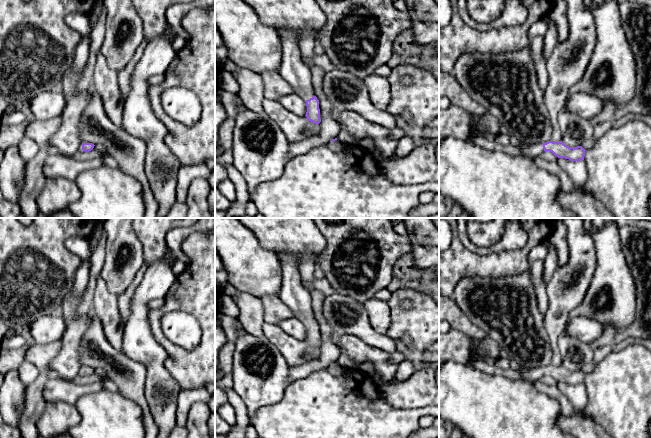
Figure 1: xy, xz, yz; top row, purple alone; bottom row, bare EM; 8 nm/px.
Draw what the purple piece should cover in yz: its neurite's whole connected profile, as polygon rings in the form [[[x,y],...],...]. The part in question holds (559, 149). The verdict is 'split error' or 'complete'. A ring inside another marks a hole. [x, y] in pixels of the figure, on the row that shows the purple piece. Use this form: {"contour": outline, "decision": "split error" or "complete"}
{"contour": [[[562,141],[546,143],[532,143],[529,147],[519,146],[521,156],[529,159],[535,159],[540,156],[544,151],[550,151],[558,158],[565,158],[571,161],[584,160],[585,149],[582,146],[569,147]]], "decision": "split error"}

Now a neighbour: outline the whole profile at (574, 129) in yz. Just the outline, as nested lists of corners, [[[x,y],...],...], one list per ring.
[[[566,107],[558,115],[561,141],[569,147],[582,146],[583,141],[593,137],[594,124],[570,112]]]

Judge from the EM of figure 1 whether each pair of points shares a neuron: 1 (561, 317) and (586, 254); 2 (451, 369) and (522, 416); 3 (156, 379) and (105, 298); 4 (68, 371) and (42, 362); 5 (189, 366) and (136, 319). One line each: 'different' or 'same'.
1: same
2: same
3: different
4: different
5: different

